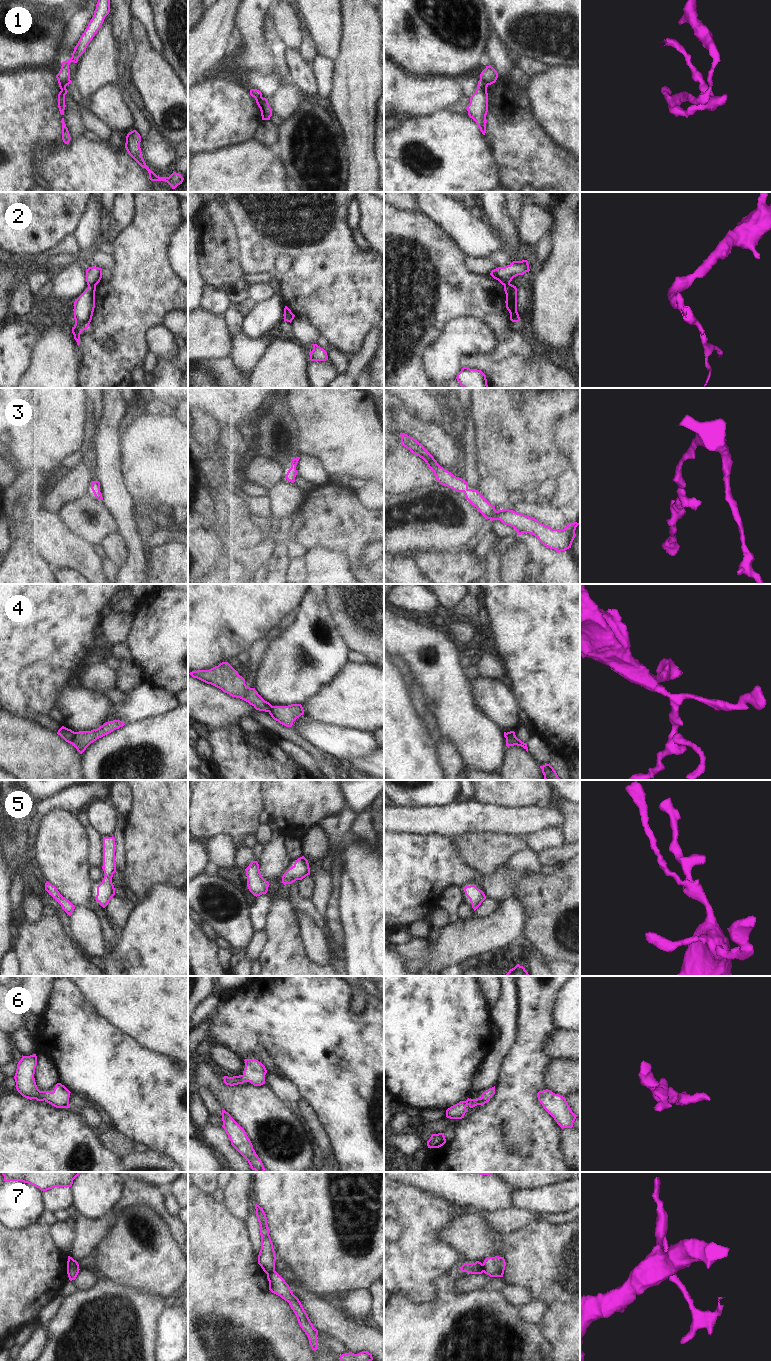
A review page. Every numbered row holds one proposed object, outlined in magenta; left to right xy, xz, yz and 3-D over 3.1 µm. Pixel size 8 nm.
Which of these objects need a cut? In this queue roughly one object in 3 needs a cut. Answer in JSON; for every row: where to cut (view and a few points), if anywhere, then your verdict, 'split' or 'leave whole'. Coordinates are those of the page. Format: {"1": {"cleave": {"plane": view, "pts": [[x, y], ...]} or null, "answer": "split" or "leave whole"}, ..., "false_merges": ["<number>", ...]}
{"1": {"cleave": {"plane": "yz", "pts": [[480, 79], [487, 85]]}, "answer": "split"}, "2": {"cleave": {"plane": "xy", "pts": [[95, 284], [88, 286]]}, "answer": "split"}, "3": {"cleave": null, "answer": "leave whole"}, "4": {"cleave": {"plane": "xy", "pts": [[75, 732], [71, 743]]}, "answer": "split"}, "5": {"cleave": null, "answer": "leave whole"}, "6": {"cleave": null, "answer": "leave whole"}, "7": {"cleave": {"plane": "xz", "pts": [[274, 1269], [267, 1274]]}, "answer": "split"}, "false_merges": ["1", "2", "4", "7"]}

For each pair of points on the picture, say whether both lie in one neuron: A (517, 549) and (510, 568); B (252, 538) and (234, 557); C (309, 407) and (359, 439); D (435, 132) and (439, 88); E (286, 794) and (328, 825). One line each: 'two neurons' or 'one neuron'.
A: one neuron
B: two neurons
C: one neuron
D: two neurons
E: two neurons

